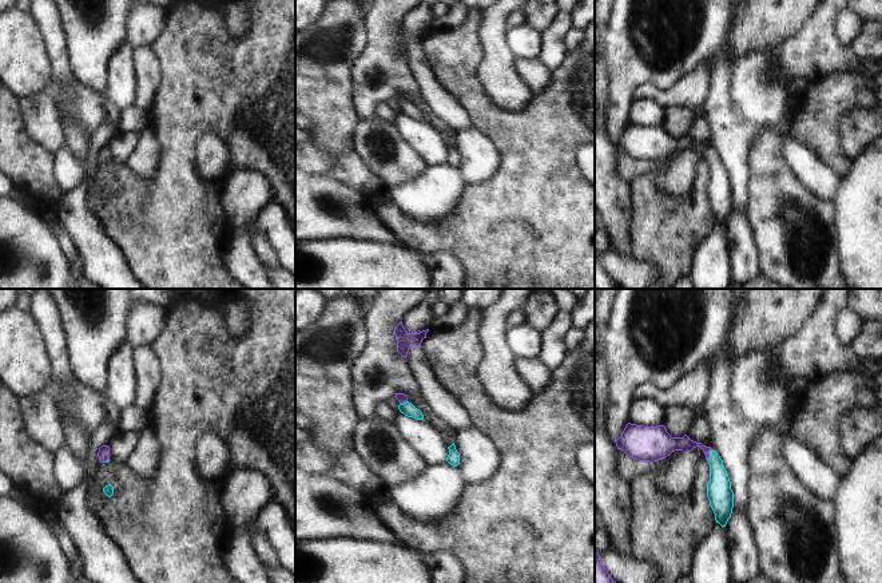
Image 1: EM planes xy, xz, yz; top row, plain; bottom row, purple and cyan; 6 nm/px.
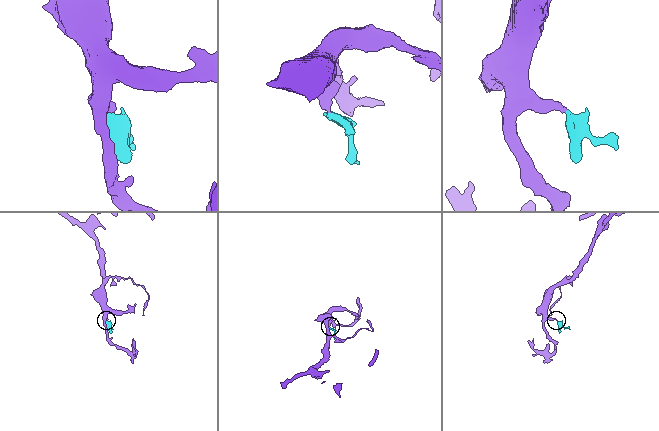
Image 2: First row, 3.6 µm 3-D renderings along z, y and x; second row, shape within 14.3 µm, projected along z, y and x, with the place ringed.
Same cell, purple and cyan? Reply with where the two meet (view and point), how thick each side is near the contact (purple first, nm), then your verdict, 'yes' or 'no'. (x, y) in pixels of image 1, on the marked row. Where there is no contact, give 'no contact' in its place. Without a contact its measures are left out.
yz (708, 456) | 100/150 nm | yes

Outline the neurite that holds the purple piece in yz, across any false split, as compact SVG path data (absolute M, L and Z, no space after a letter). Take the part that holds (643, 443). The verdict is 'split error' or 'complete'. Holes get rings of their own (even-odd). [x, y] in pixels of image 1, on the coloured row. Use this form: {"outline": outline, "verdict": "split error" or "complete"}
{"outline": "M631 423L625 425L621 436L615 443L617 449L624 451L629 457L649 463L663 460L675 451L686 453L700 447L710 464L707 497L715 513L716 523L726 527L734 508L734 492L723 460L716 451L691 440L687 435L672 437L664 425L644 427Z", "verdict": "split error"}

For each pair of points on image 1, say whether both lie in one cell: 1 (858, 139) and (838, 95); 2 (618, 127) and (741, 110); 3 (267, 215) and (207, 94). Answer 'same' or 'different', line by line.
1: different
2: same
3: different

